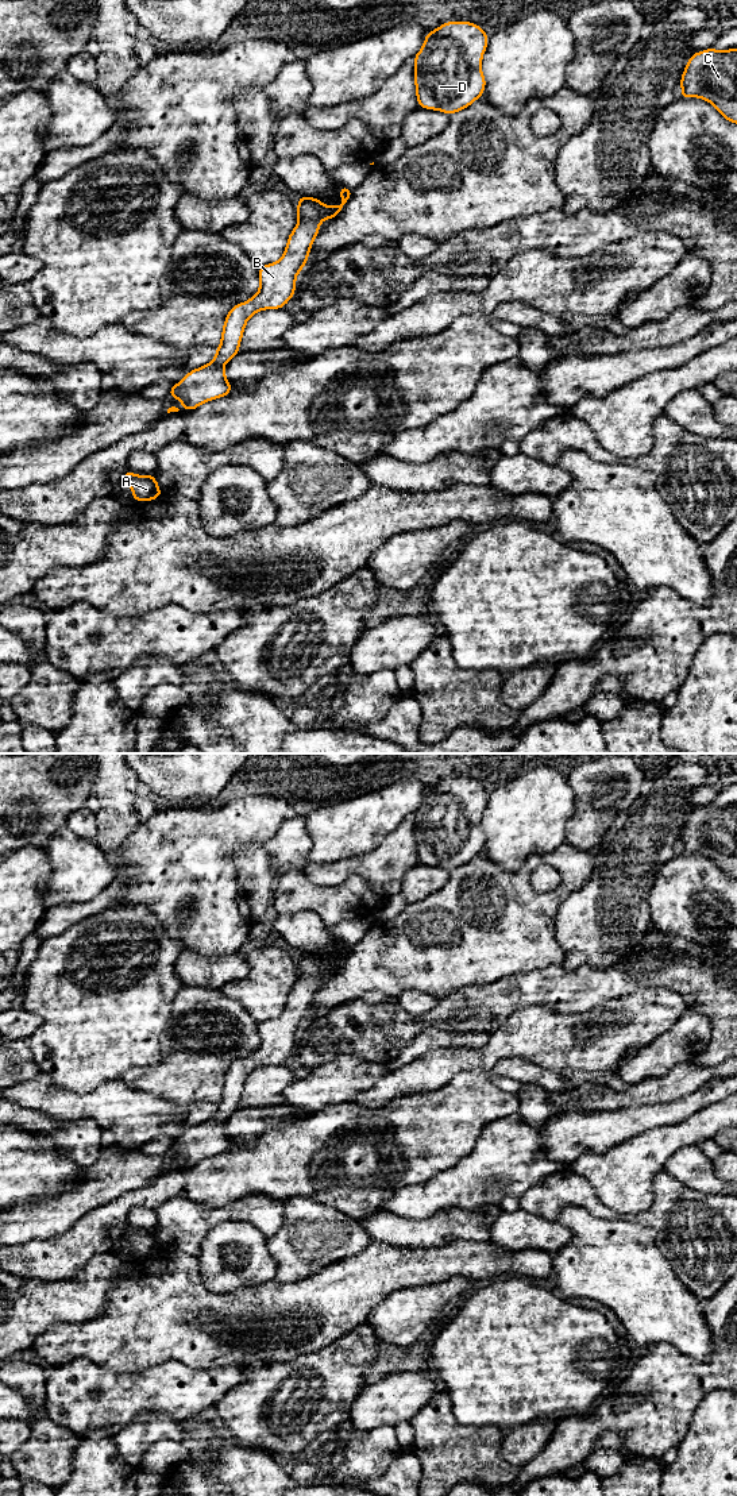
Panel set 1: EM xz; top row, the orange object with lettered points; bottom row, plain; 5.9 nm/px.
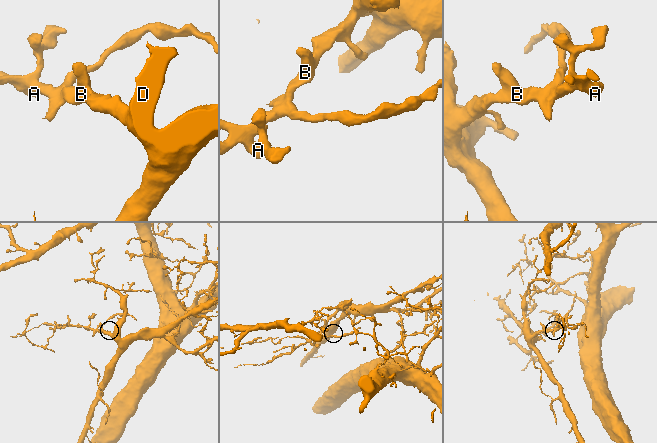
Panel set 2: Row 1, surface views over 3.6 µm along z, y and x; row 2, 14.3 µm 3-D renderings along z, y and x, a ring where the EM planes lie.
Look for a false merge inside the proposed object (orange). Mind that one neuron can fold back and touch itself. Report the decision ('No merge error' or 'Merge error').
No merge error

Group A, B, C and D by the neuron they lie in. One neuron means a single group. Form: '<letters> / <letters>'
A B C D

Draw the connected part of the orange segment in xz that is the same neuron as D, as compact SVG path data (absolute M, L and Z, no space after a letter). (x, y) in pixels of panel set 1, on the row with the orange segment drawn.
M448 22L427 32L424 46L414 55L414 84L420 108L452 115L482 97L486 80L481 70L489 35L471 22Z

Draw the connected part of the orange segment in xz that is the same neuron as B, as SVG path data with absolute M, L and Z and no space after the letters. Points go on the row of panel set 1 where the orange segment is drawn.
M342 185L340 205L327 207L315 197L298 197L298 223L288 238L283 255L279 261L259 267L258 293L227 313L215 359L189 371L169 390L169 396L184 402L182 409L193 410L204 402L231 393L232 385L225 379L223 365L239 354L247 320L259 311L283 308L294 296L296 277L308 261L321 221L336 217L351 196L352 190Z

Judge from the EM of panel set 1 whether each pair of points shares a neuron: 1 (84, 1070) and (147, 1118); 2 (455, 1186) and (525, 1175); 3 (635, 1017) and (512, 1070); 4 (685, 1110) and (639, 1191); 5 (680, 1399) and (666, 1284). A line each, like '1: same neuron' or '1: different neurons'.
1: different neurons
2: same neuron
3: different neurons
4: different neurons
5: different neurons

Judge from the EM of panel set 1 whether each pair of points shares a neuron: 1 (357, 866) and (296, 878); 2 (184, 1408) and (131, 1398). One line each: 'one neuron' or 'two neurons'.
1: two neurons
2: one neuron

